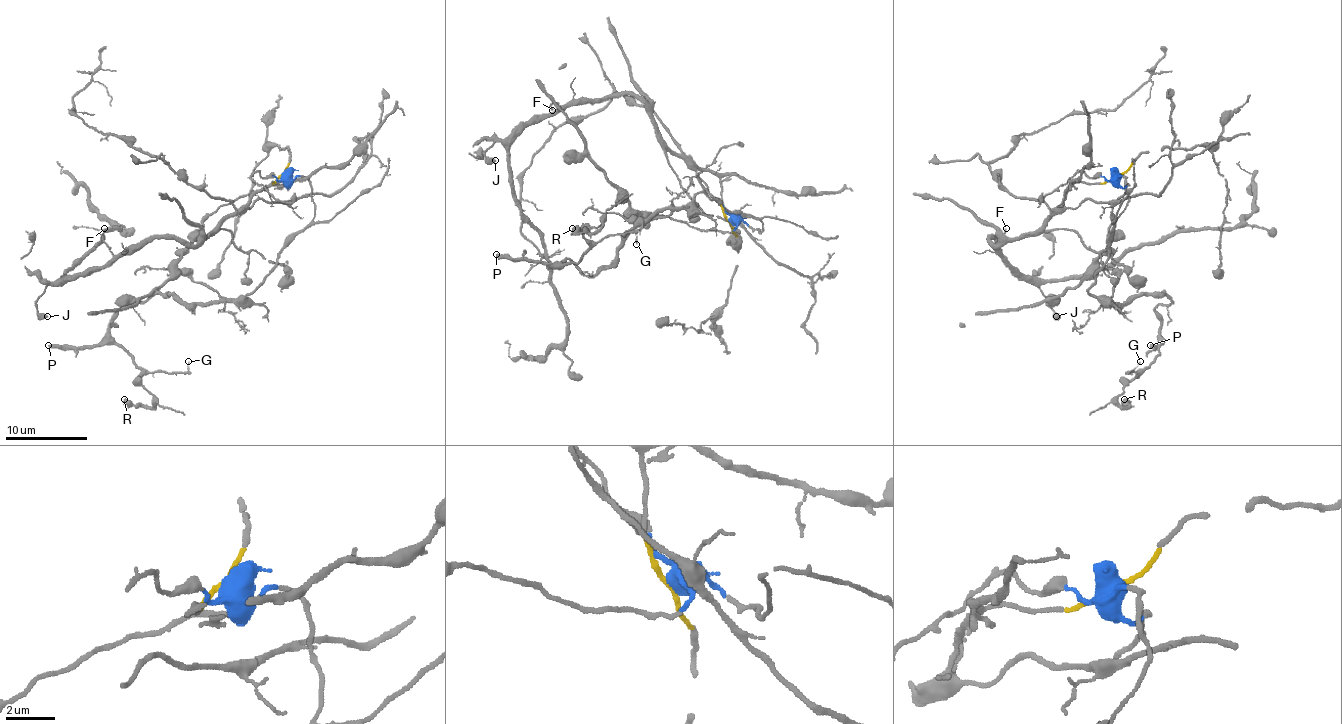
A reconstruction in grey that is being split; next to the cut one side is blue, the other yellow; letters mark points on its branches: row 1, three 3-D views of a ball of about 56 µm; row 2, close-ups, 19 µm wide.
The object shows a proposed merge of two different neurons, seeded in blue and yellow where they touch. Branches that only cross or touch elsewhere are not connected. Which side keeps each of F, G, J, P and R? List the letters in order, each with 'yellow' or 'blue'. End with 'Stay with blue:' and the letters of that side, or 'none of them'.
F: yellow
G: blue
J: yellow
P: blue
R: blue
Stay with blue: G, P, R

